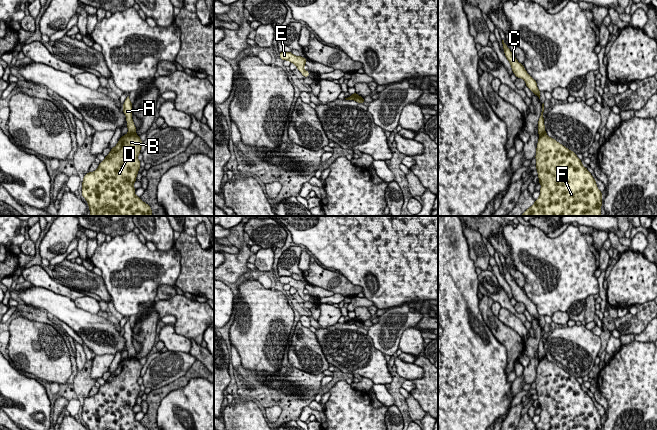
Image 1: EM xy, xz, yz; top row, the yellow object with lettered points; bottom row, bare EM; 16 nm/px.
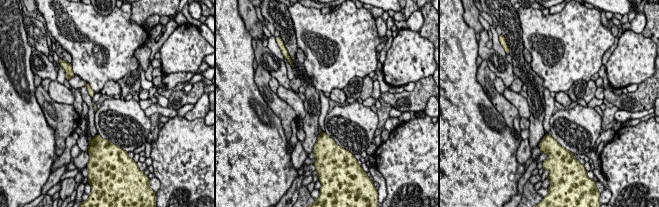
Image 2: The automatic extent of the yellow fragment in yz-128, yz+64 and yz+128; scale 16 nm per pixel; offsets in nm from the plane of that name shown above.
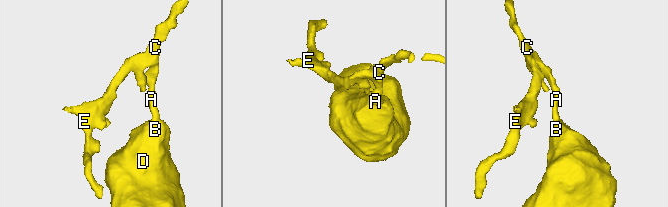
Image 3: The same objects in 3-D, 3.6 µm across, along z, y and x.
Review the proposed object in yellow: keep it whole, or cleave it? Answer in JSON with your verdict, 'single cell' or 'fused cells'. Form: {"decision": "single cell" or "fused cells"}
{"decision": "fused cells"}

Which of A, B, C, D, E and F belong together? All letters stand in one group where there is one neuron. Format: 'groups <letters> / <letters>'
groups A C E / B D F

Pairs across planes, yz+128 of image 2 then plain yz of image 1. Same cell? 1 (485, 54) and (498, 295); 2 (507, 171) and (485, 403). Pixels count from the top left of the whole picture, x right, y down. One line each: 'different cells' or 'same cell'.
1: same cell
2: same cell

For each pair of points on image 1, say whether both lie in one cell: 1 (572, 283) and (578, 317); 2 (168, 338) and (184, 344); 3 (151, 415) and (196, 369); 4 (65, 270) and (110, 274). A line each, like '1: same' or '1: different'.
1: different
2: same
3: same
4: different

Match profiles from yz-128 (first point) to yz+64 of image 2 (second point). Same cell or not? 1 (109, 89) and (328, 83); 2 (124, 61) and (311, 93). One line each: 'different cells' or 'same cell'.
1: different cells
2: different cells

